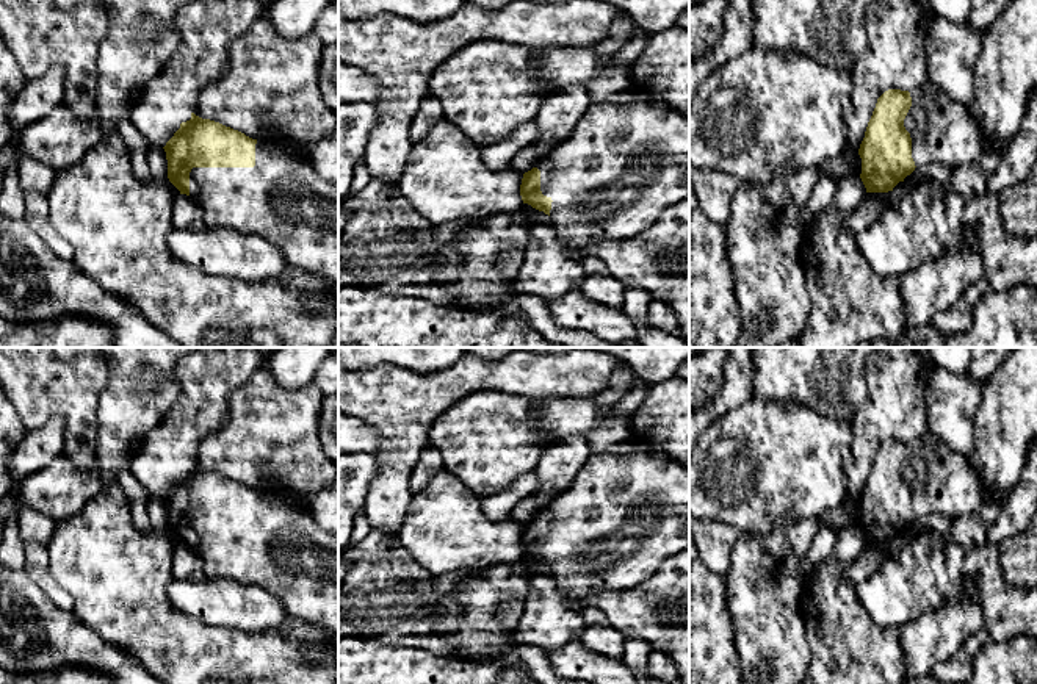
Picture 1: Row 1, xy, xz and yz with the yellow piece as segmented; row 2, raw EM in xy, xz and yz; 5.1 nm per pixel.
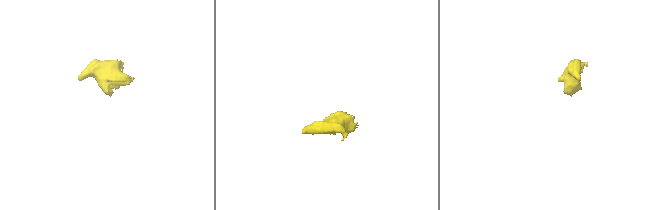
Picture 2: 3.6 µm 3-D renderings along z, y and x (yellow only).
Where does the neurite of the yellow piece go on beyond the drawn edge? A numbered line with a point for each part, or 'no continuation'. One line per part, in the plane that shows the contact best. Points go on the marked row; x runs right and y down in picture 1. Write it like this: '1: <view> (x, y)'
1: xy (281, 199)
2: yz (943, 132)

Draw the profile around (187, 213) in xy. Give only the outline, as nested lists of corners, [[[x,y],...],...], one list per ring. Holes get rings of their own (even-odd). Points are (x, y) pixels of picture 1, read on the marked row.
[[[179,194],[172,202],[172,227],[193,230],[204,224],[204,211],[199,202],[186,194]]]

